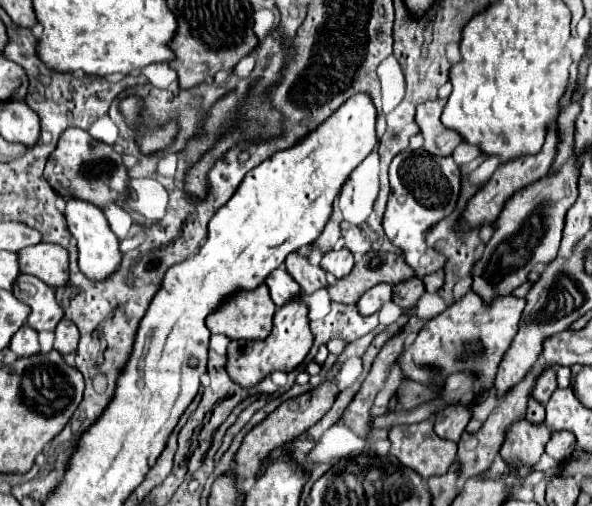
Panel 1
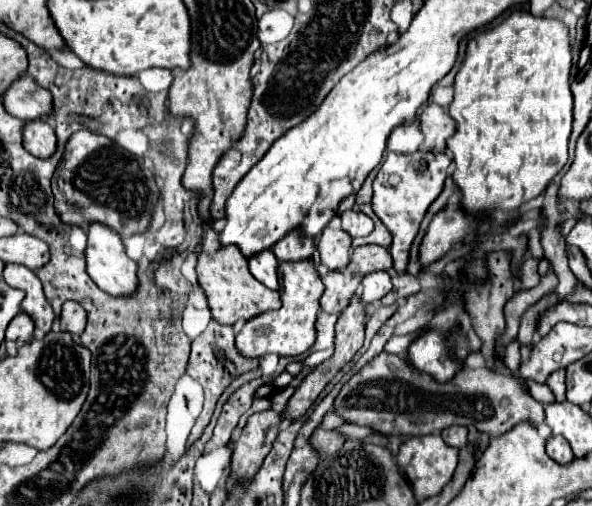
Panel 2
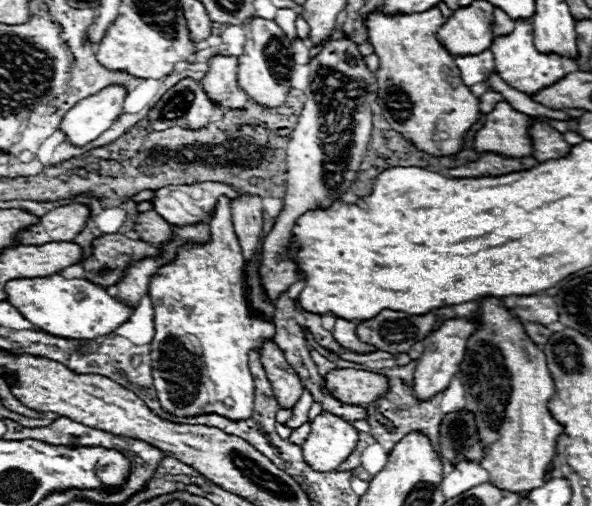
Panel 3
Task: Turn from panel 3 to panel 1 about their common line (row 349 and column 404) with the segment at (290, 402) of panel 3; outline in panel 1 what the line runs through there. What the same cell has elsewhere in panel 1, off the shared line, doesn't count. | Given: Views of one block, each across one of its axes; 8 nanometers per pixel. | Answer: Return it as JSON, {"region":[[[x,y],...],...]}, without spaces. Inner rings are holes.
{"region":[[[370,250],[368,254],[360,256],[346,278],[336,280],[334,286],[328,286],[332,302],[340,304],[356,304],[360,294],[368,288],[388,282],[398,284],[402,280],[412,278],[414,272],[406,266],[404,258],[394,252],[376,252]]]}

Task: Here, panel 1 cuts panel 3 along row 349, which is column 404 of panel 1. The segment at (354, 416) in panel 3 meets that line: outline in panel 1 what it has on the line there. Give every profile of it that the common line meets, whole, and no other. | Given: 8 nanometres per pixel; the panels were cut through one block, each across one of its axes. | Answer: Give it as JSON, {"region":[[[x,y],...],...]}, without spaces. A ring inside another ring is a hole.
{"region":[[[410,278],[406,282],[398,282],[394,286],[394,294],[392,300],[400,306],[400,308],[410,308],[418,302],[418,298],[424,294],[424,284],[420,278]]]}

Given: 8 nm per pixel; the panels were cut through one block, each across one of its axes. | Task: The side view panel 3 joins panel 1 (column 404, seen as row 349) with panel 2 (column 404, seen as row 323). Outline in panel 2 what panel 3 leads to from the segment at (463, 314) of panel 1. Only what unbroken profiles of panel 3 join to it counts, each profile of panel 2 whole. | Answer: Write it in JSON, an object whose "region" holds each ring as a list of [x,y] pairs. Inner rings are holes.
{"region":[[[412,332],[412,334],[406,334],[406,336],[392,336],[392,338],[386,342],[384,350],[390,352],[390,354],[402,356],[402,354],[406,354],[410,342],[412,342],[416,336],[418,336],[418,332]]]}

